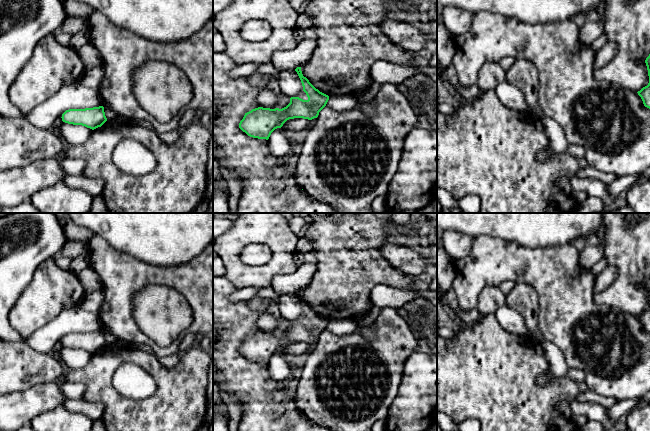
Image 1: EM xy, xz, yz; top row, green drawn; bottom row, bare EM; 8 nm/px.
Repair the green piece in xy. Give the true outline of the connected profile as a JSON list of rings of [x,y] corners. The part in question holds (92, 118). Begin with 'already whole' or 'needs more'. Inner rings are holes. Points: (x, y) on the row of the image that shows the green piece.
already whole | [[[104,107],[69,109],[62,114],[62,121],[73,125],[82,125],[92,130],[101,127],[106,121]]]

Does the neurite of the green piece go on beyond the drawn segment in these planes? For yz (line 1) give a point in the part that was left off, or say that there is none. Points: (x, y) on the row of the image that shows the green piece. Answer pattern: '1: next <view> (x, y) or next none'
1: next none

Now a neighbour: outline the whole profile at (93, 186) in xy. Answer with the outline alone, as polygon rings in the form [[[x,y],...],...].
[[[66,174],[62,182],[71,188],[84,190],[92,197],[102,195],[104,187],[102,179],[90,178],[83,175]]]

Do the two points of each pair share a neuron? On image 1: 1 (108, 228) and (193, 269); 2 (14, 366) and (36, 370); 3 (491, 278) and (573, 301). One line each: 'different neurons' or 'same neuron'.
1: different neurons
2: same neuron
3: same neuron

